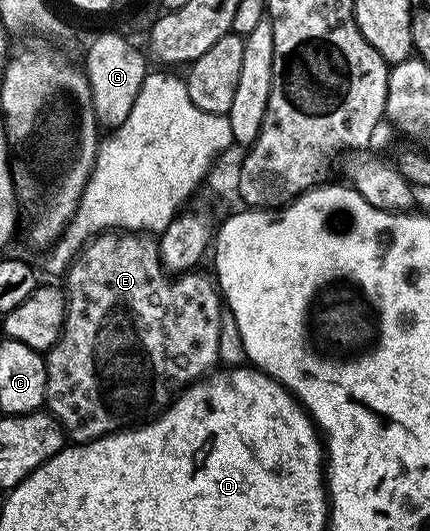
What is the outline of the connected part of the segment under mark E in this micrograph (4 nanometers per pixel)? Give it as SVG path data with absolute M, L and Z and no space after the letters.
M112 230L99 234L75 256L64 276L67 324L57 343L44 355L45 406L57 419L67 440L90 443L114 431L141 425L161 415L190 384L215 370L219 362L224 300L215 280L200 272L195 269L179 274L173 283L162 266L157 238L136 231Z

